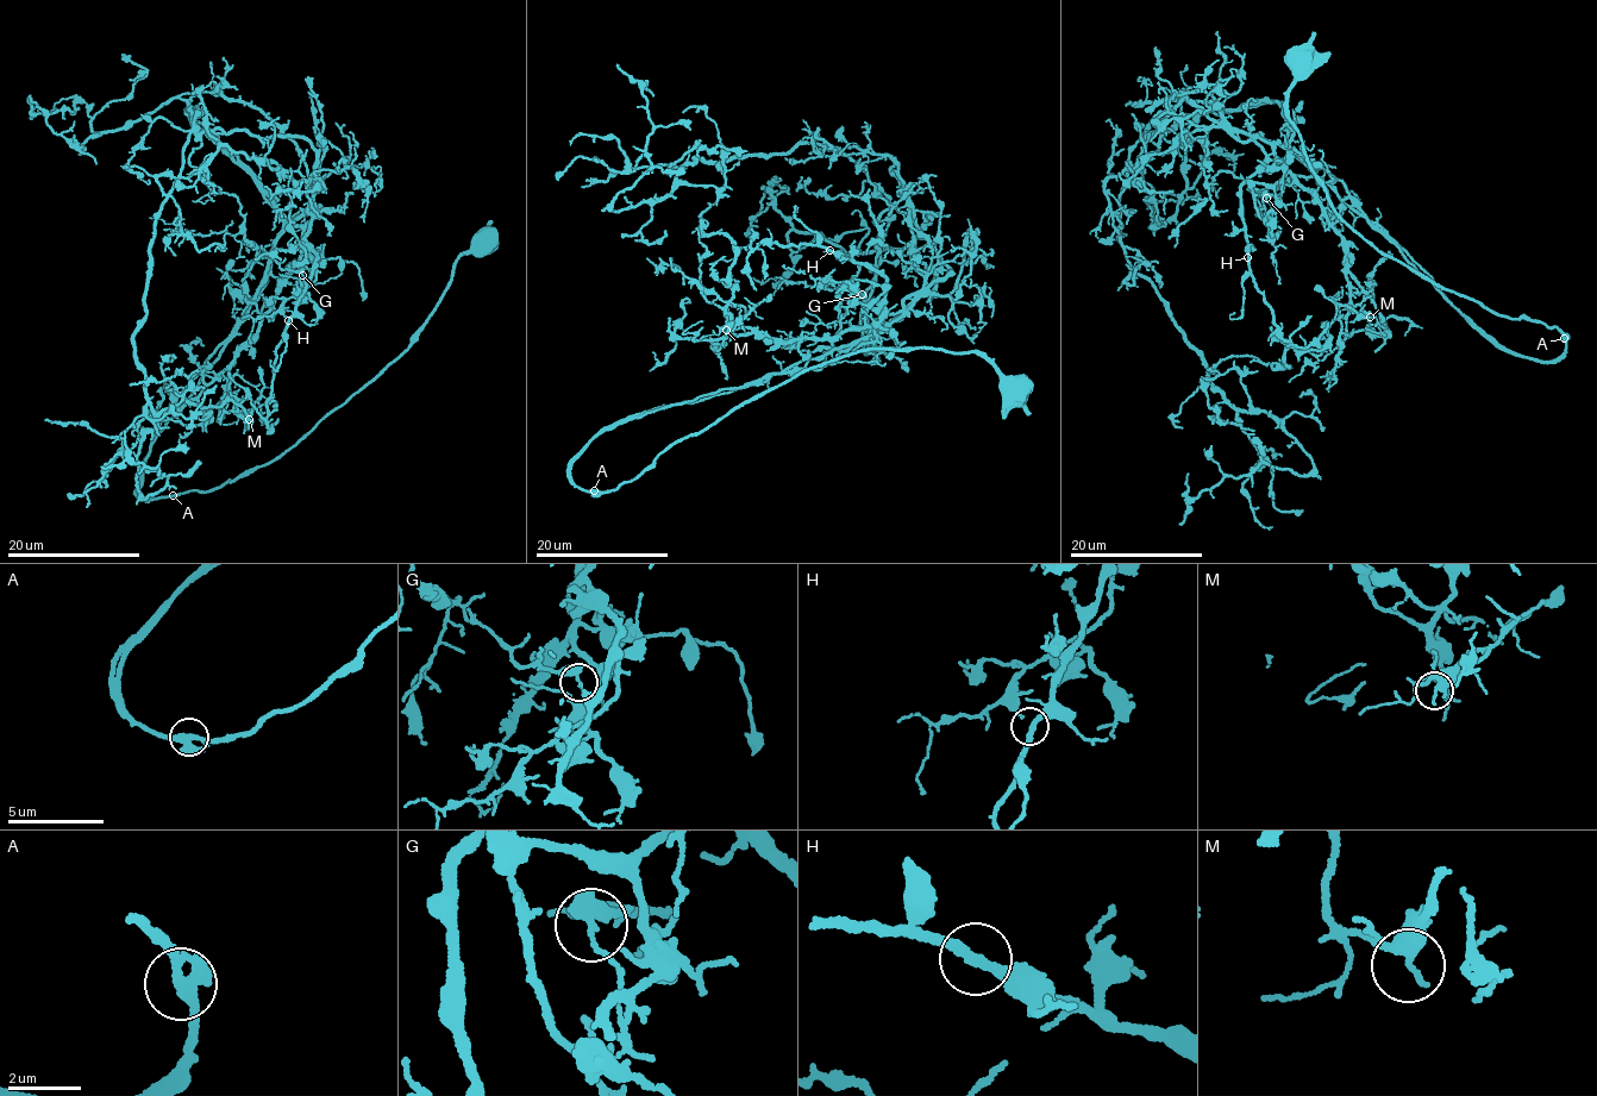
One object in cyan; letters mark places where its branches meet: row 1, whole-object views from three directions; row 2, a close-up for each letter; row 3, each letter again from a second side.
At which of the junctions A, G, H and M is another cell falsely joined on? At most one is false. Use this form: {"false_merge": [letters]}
{"false_merge": ["G"]}

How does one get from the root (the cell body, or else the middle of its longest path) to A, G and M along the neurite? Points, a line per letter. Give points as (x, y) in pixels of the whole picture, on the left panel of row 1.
A: (478, 237), (476, 248), (456, 260), (445, 293), (413, 342), (371, 382), (271, 461), (220, 487), (173, 495)
G: (478, 237), (407, 349), (295, 444), (220, 487), (139, 496), (154, 440), (254, 302), (260, 246), (304, 275)
M: (478, 237), (407, 349), (295, 444), (214, 489), (136, 492), (260, 295), (229, 374), (249, 419)

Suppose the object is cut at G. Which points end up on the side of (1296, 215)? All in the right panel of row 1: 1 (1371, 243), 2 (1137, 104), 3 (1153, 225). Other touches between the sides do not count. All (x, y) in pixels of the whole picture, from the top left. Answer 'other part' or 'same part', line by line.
1: same part
2: same part
3: same part

